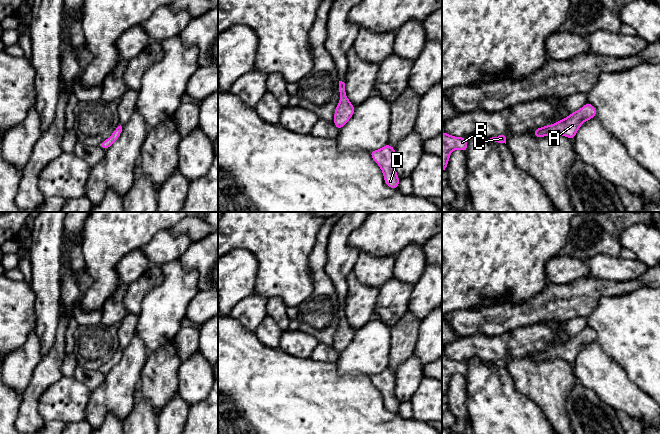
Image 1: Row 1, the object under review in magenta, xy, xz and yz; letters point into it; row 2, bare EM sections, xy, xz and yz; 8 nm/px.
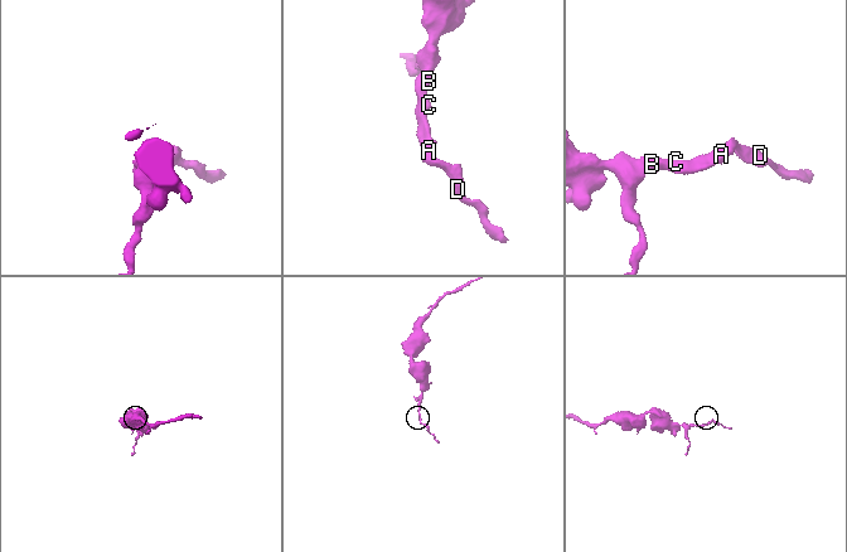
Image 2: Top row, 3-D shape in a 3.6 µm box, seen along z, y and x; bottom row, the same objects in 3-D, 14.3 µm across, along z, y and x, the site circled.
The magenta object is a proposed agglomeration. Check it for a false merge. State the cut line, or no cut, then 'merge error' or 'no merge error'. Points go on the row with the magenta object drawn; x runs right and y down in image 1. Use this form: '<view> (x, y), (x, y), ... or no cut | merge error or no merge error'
no cut | no merge error

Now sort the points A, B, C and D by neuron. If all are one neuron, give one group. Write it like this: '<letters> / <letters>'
A B C D

